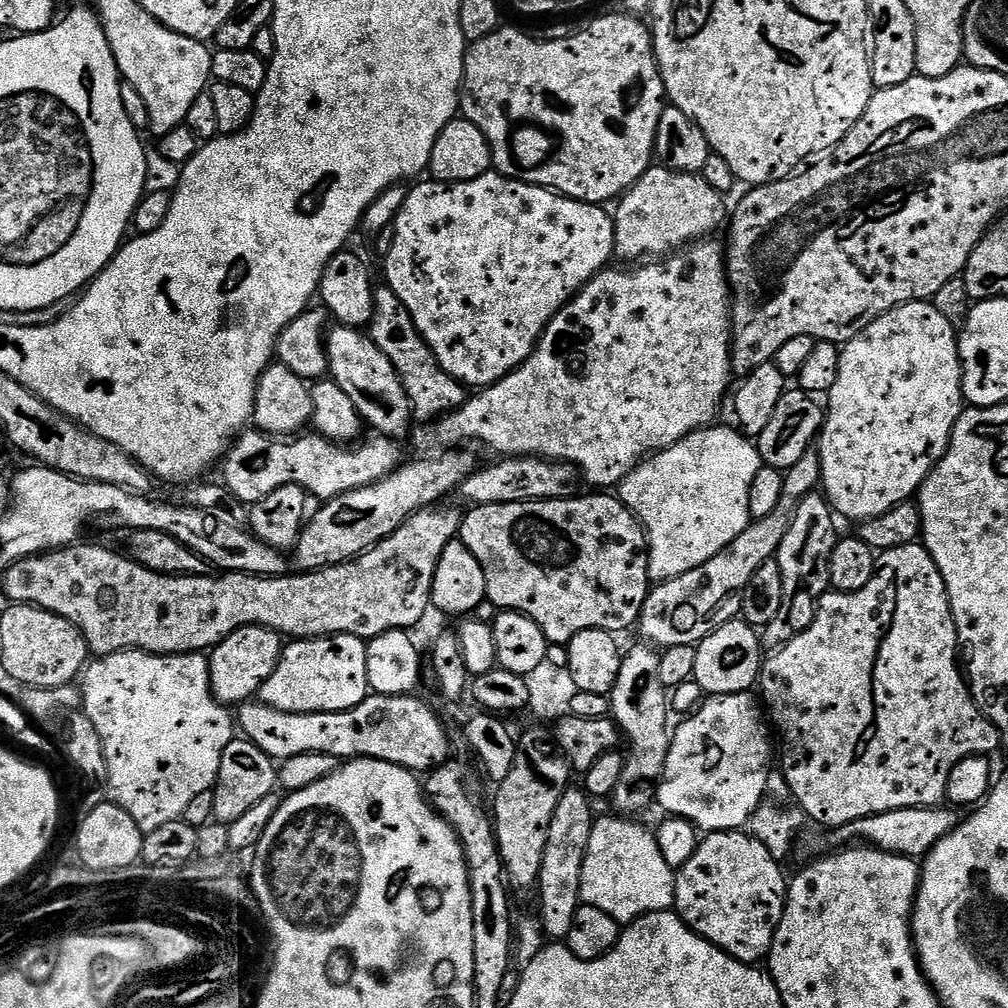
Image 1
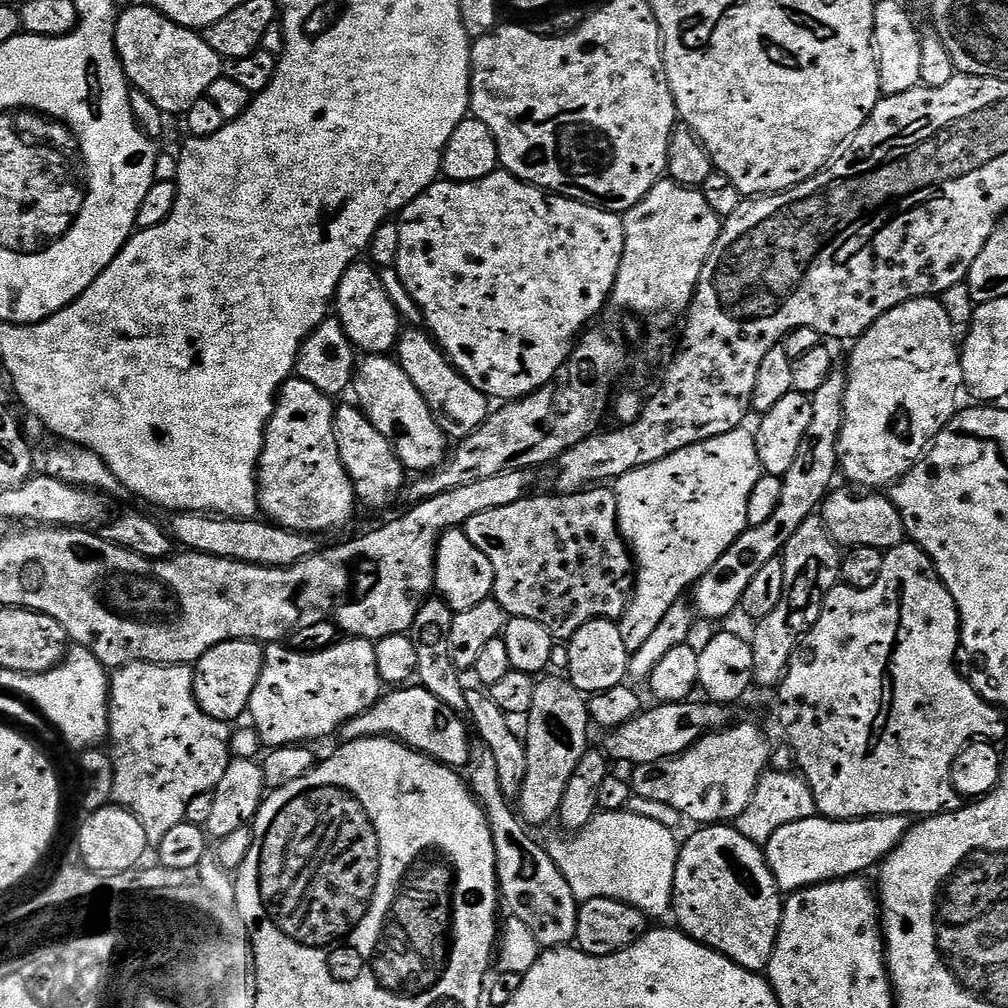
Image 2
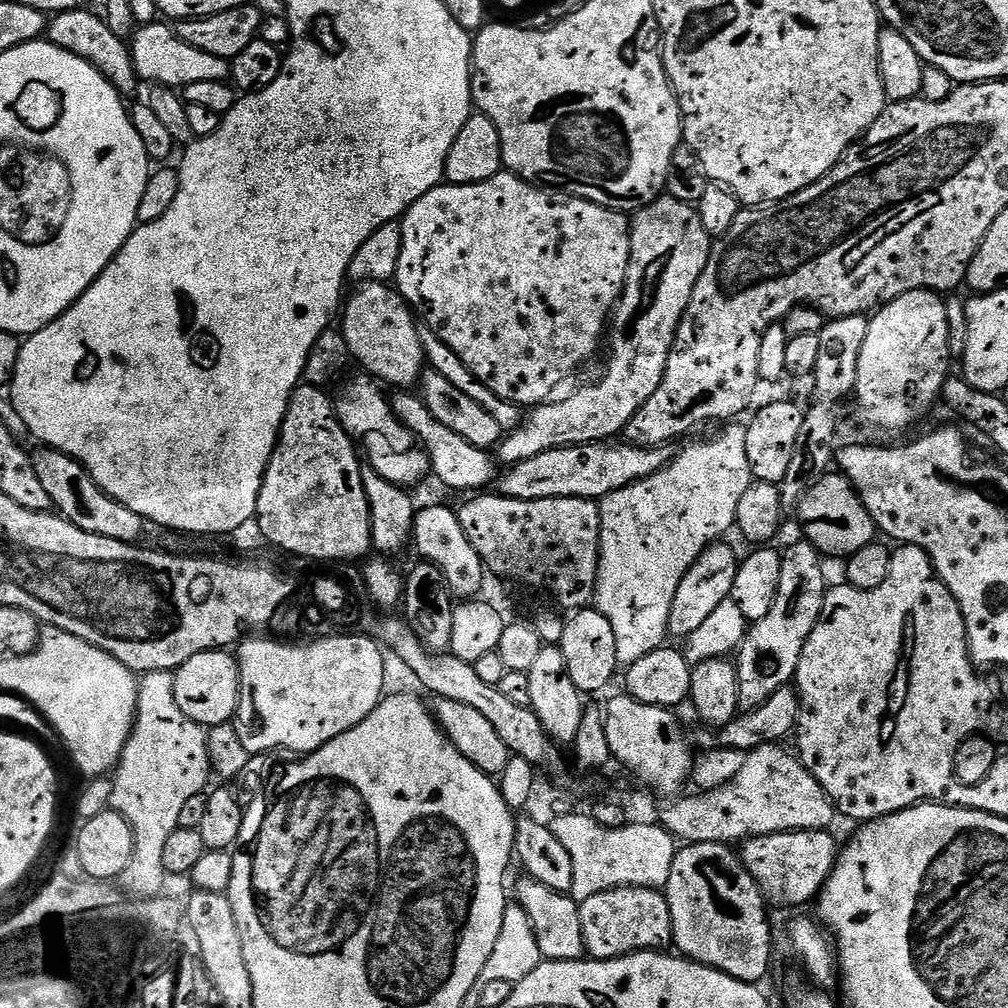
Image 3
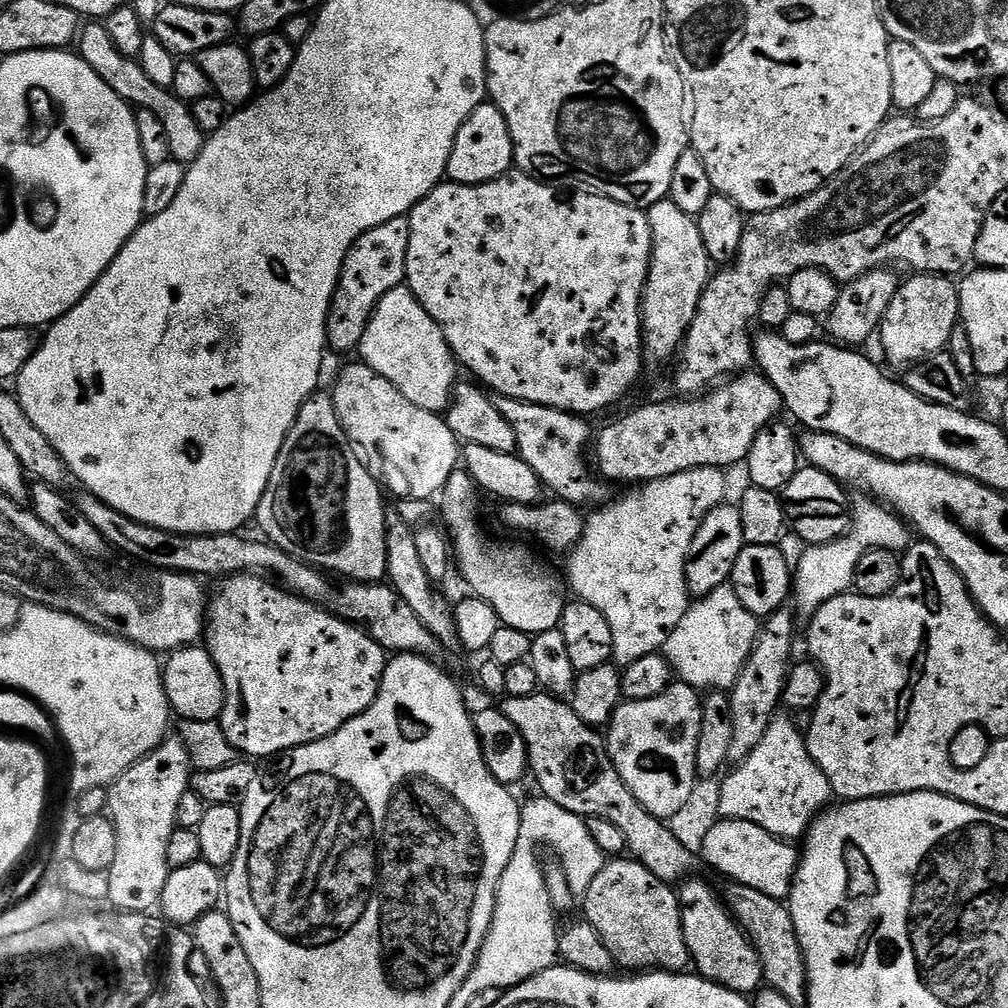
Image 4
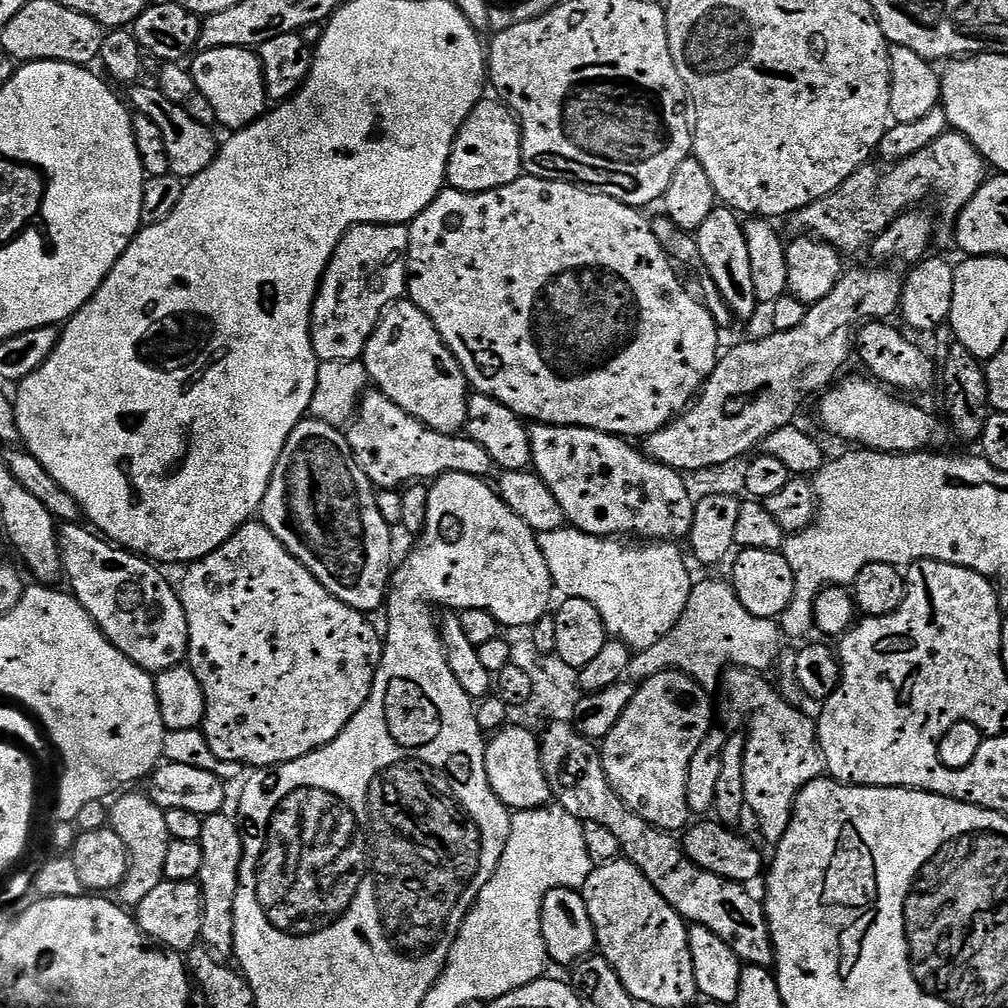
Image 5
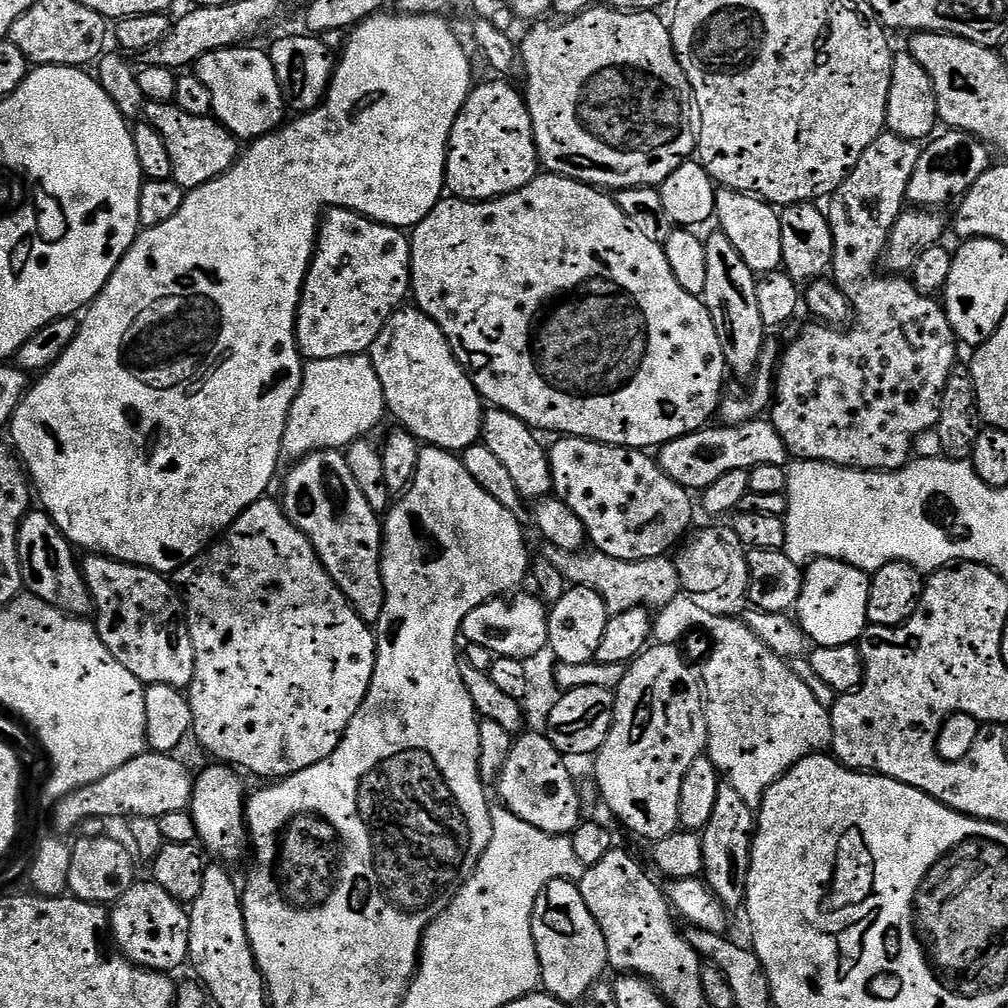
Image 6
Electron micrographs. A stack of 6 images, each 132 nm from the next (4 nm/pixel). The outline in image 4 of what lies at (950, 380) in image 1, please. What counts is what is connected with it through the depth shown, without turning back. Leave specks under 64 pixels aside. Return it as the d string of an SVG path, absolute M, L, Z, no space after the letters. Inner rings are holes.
M912 274L909 277L909 280L905 279L901 283L898 294L894 294L894 302L890 302L878 329L878 341L880 340L881 346L884 347L889 362L904 364L903 366L918 364L921 360L927 360L928 357L945 351L950 334L958 326L960 319L960 293L949 277L931 274Z

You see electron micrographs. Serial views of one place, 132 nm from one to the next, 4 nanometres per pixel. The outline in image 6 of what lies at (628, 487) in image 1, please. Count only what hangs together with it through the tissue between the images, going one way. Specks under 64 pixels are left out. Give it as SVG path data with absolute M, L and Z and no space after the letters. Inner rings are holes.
M553 547L547 549L546 555L551 564L562 570L564 579L569 585L594 590L612 614L635 608L659 610L666 606L666 602L670 602L682 592L678 570L675 563L668 558L626 562L615 560L595 550L573 554Z

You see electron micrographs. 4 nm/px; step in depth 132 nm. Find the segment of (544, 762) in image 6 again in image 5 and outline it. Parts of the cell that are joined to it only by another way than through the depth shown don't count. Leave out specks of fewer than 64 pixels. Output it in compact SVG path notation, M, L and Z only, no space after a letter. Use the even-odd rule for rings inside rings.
M505 724L503 728L491 733L484 757L486 778L490 778L494 794L509 810L525 812L531 808L542 808L553 803L554 797L540 761L540 741L533 729Z

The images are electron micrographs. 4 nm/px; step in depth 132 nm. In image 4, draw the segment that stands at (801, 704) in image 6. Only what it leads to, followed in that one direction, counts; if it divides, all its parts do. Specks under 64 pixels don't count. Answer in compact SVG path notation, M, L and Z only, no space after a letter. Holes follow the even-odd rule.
M772 719L762 742L721 782L719 815L726 820L754 822L780 840L796 842L829 807L828 799L833 799L834 793L826 774L810 758L805 733L780 719Z

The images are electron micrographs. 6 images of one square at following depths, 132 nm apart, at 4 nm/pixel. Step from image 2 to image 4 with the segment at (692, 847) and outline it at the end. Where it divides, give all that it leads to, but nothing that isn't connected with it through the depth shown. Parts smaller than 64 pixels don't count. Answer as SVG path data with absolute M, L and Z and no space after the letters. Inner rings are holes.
M689 878L678 888L682 934L688 947L691 967L705 980L737 992L740 996L751 997L761 991L764 984L764 968L758 954L718 892L706 881L696 879Z

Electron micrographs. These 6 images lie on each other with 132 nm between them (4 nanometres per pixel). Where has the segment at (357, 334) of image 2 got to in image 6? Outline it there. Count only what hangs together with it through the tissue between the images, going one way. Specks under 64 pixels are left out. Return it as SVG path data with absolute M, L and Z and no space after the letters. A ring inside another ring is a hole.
M404 306L397 310L386 322L382 334L378 334L373 342L370 355L378 374L378 382L382 382L387 411L391 415L393 412L400 419L397 420L399 427L405 428L425 445L443 448L453 454L463 453L465 448L480 440L480 427L486 411L480 392L452 353L450 342L444 337L440 327L425 312L415 306Z

